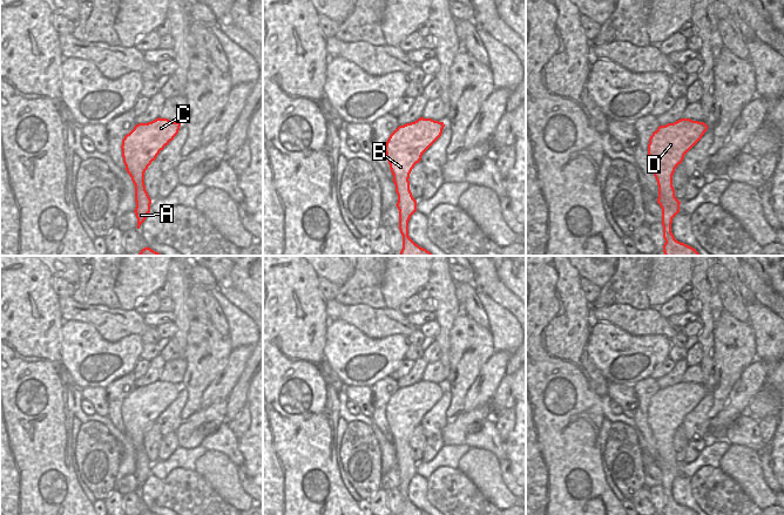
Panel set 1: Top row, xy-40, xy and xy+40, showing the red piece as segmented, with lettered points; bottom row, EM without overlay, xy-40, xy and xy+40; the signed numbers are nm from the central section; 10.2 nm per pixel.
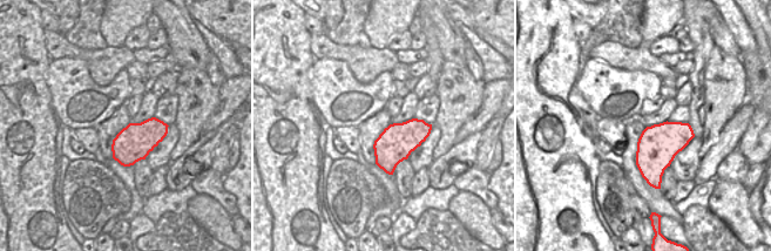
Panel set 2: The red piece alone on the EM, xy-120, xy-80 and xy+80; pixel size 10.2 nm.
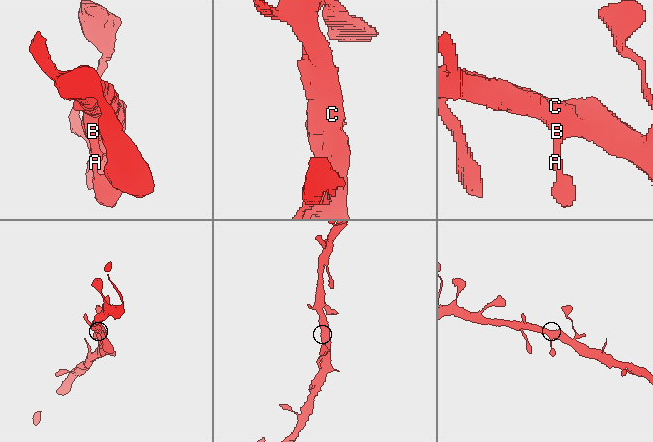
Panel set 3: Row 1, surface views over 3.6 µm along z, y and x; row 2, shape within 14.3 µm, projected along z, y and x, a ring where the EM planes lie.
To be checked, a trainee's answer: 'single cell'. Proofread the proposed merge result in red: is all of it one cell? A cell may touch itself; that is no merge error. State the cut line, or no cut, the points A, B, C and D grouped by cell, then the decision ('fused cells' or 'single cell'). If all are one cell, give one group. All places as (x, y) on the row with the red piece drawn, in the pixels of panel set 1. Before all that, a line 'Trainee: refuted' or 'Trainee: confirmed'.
Trainee: confirmed
no cut | A B C D | single cell

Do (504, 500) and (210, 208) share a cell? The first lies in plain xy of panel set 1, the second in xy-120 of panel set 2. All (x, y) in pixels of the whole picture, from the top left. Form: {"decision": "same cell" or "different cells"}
{"decision": "same cell"}

